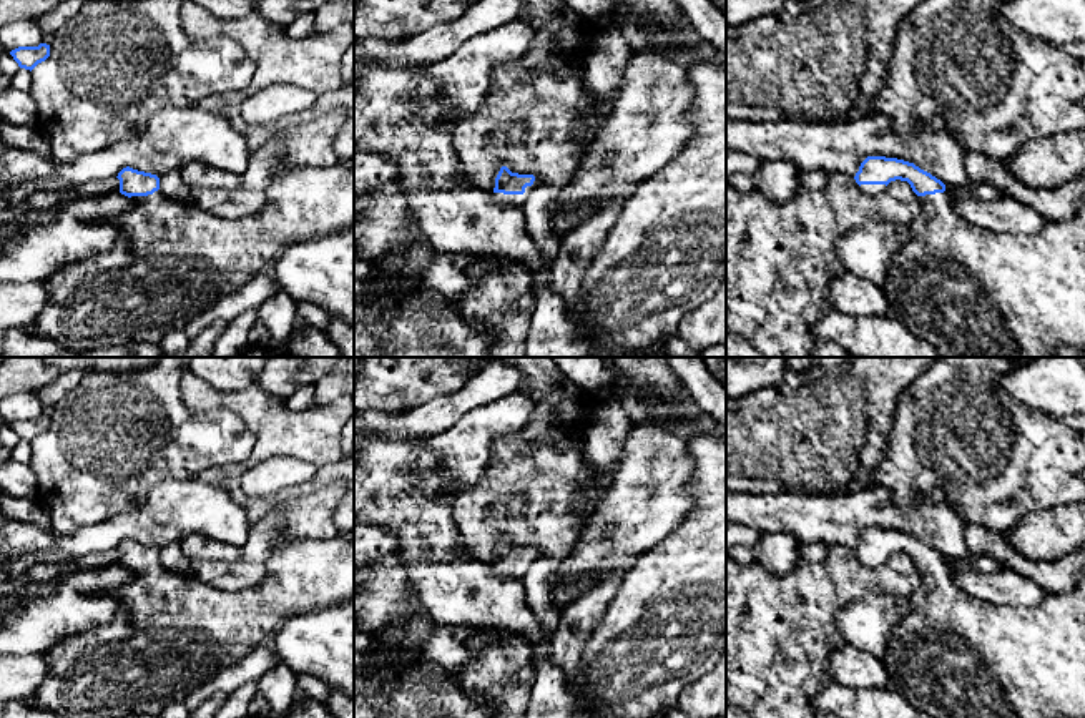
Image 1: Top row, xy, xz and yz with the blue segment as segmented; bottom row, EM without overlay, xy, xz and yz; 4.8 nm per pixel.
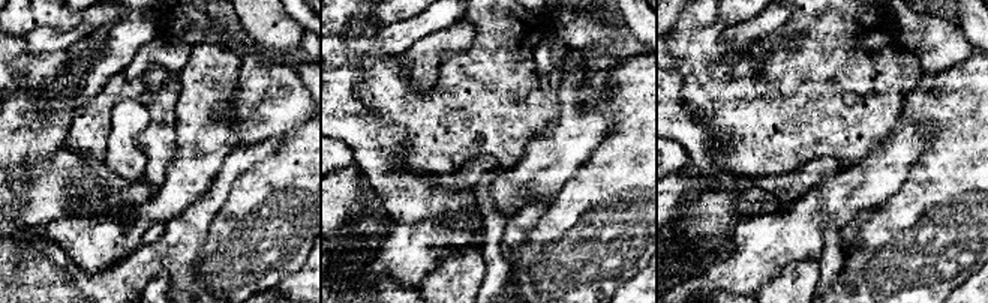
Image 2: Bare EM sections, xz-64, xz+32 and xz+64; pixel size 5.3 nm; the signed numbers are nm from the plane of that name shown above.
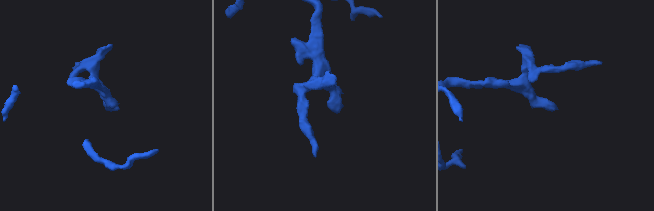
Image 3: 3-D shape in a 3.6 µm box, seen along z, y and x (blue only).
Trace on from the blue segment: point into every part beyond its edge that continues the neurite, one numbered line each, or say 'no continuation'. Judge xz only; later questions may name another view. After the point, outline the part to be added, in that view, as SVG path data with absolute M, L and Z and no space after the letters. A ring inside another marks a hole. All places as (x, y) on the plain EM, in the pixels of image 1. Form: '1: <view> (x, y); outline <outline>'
1: xz (504, 572); outline M535 548L535 553L532 558L525 560L523 567L503 567L503 565L493 565L493 573L500 578L523 578L528 567L543 555L540 548Z

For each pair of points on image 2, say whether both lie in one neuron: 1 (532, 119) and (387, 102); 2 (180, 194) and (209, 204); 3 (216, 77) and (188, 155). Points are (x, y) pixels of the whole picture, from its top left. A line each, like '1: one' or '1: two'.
1: one
2: two
3: one

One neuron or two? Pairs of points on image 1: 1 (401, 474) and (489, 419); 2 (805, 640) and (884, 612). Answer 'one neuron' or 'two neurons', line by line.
1: one neuron
2: two neurons

